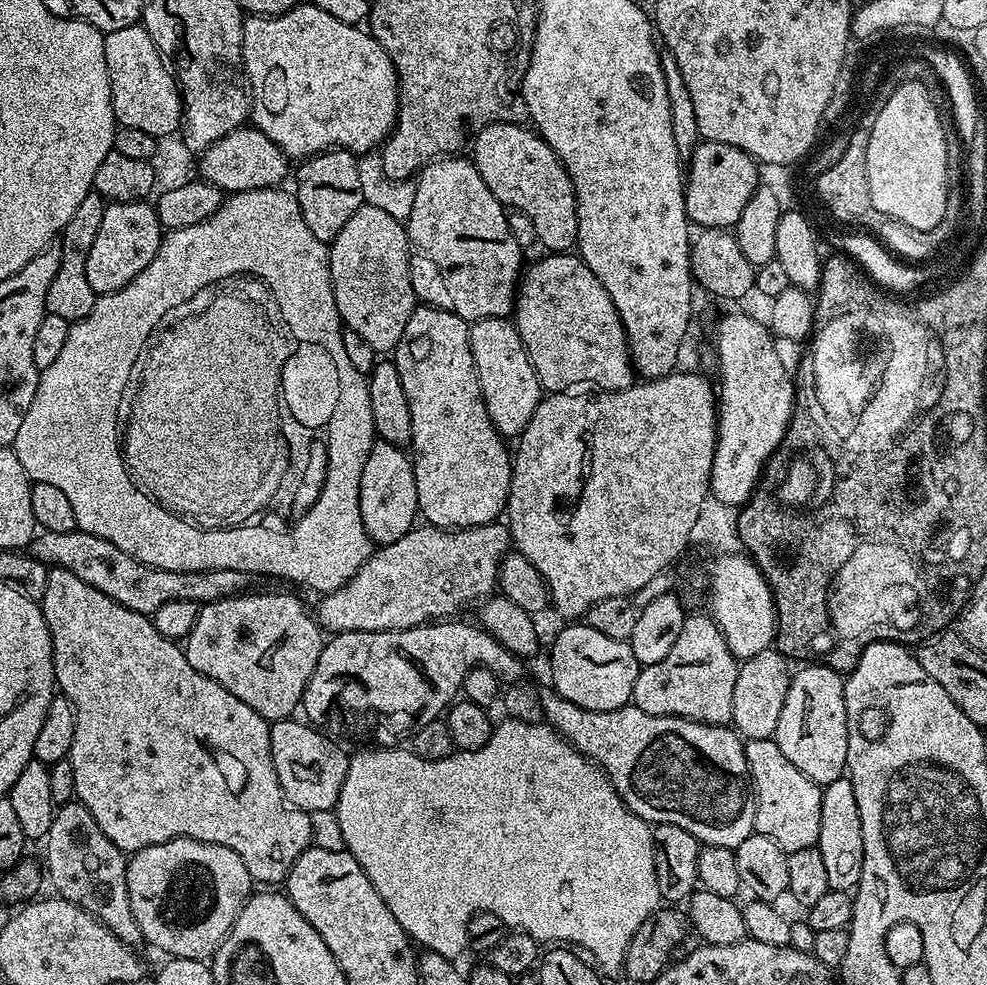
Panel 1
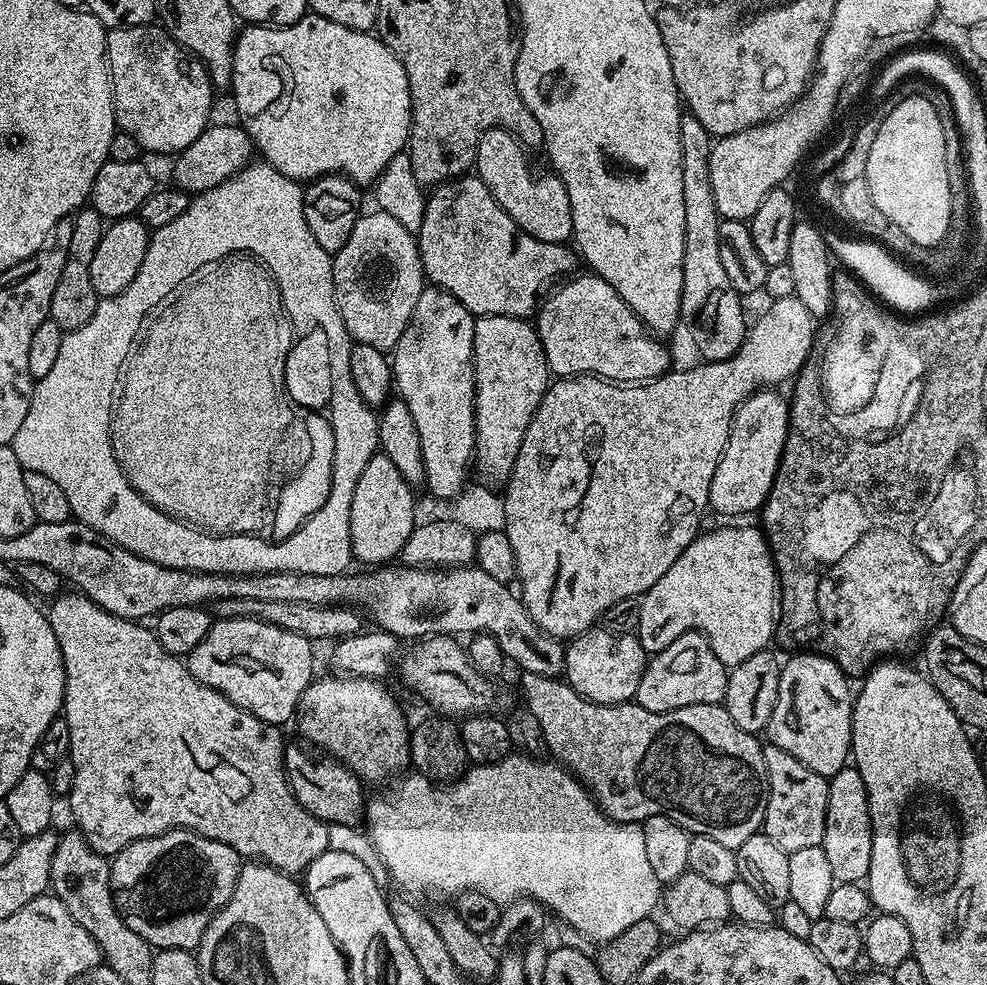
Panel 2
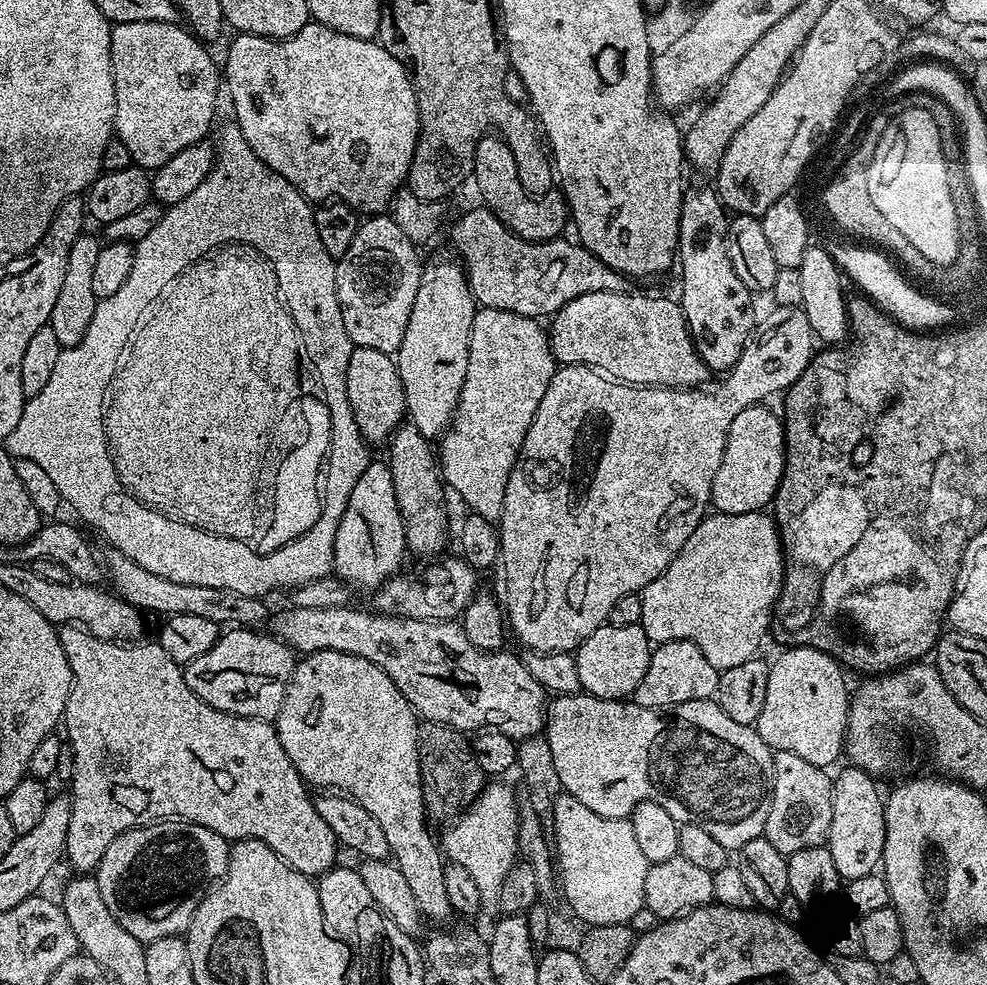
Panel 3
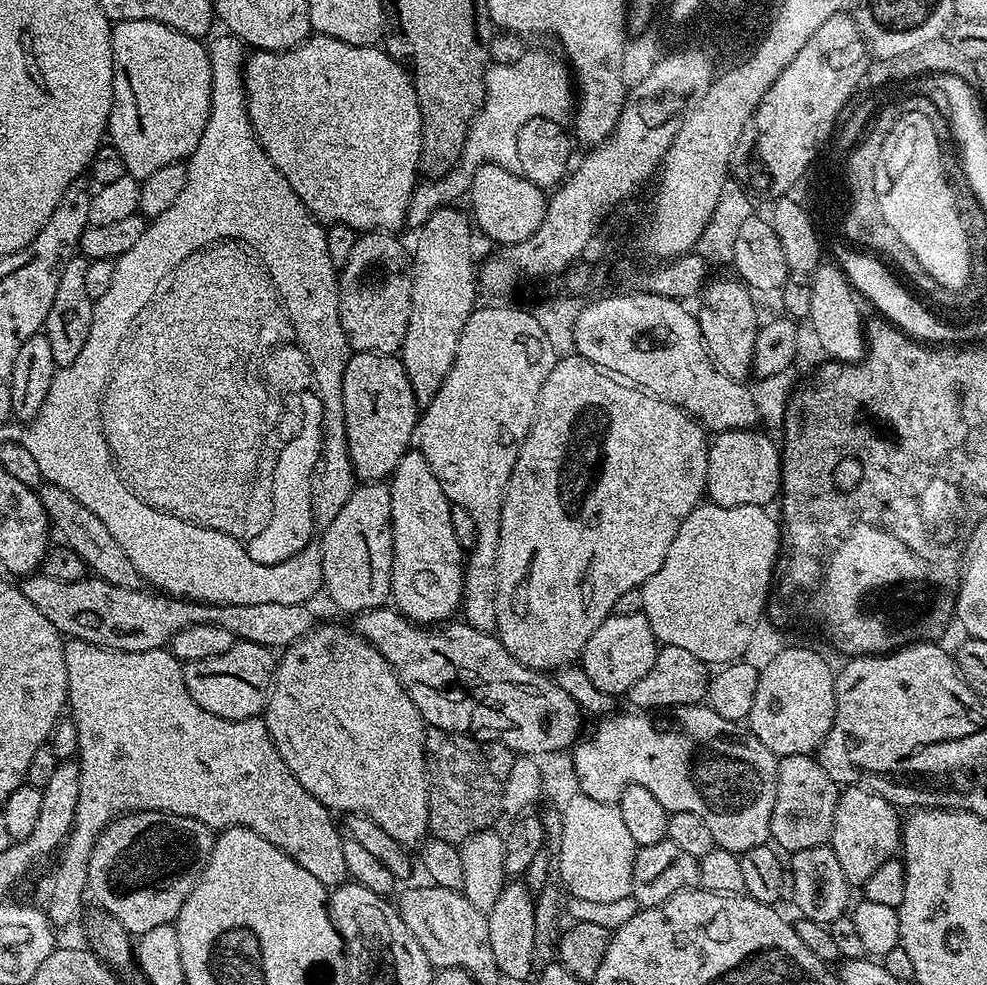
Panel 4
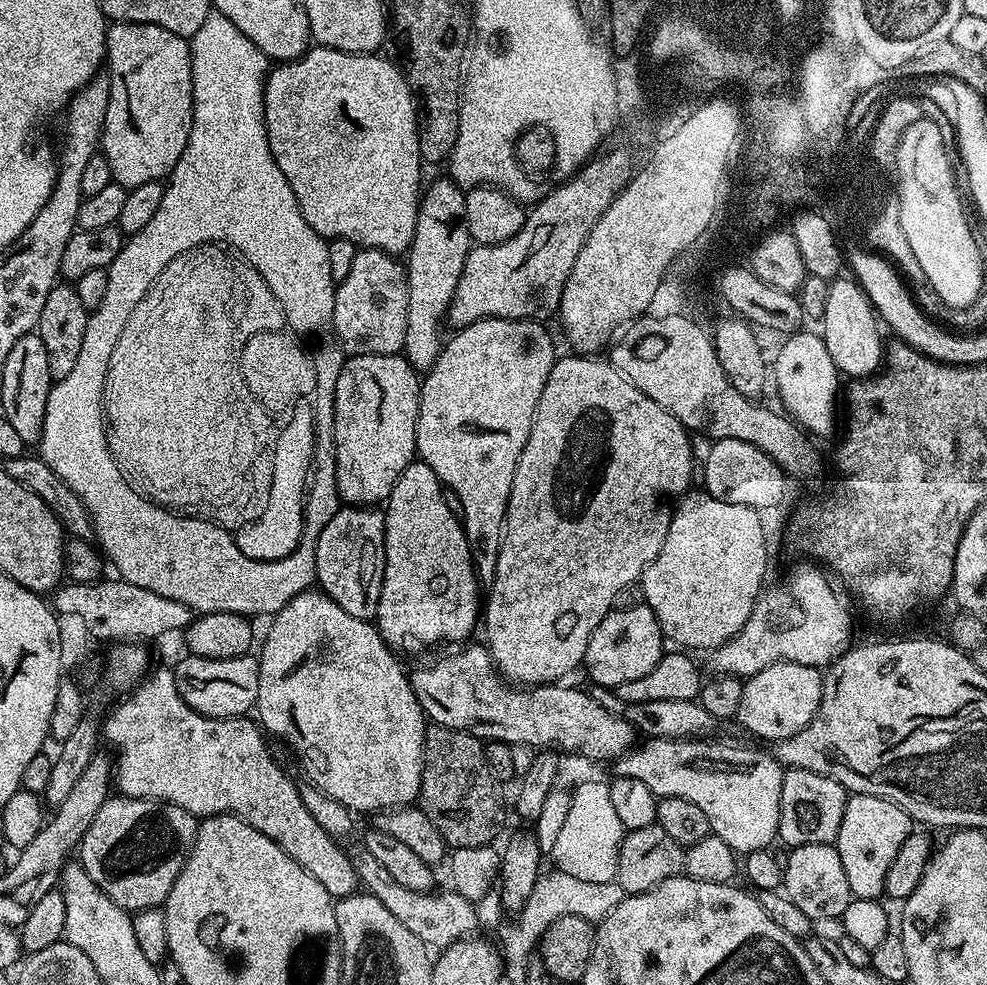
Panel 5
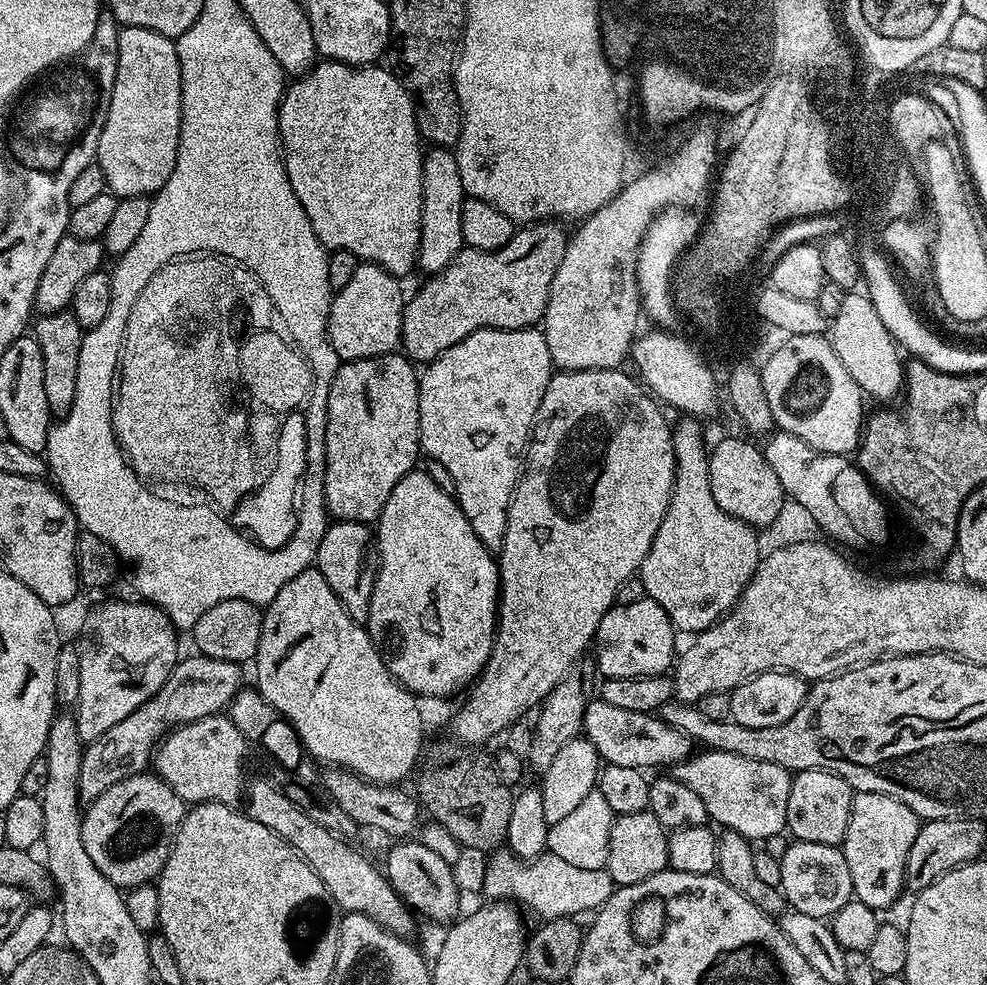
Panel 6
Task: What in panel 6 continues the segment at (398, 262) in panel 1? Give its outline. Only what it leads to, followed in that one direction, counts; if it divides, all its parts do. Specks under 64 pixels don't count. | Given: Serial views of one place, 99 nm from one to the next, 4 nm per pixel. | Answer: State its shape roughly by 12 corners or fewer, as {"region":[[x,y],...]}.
{"region":[[361,262],[334,293],[328,341],[341,361],[397,351],[401,281]]}

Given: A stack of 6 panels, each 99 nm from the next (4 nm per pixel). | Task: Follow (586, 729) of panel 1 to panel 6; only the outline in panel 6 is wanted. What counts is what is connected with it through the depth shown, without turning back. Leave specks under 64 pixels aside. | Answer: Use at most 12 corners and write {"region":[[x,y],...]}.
{"region":[[700,750],[675,765],[721,829],[787,829],[793,773]]}

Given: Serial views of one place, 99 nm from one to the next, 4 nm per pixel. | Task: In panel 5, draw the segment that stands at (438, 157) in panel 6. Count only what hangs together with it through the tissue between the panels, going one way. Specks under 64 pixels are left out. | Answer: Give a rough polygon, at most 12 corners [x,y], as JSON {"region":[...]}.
{"region":[[423,189],[403,355],[432,368],[474,247],[465,189]]}

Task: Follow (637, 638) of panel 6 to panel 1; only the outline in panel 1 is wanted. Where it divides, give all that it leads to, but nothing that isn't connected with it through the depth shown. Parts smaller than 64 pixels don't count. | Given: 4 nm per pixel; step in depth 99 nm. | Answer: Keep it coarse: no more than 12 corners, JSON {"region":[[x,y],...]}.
{"region":[[572,622],[552,644],[551,687],[586,710],[632,699],[627,640]]}

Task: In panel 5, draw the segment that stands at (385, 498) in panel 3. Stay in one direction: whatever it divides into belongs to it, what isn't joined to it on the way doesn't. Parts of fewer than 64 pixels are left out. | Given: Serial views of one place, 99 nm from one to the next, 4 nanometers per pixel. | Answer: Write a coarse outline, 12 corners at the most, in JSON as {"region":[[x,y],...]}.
{"region":[[344,506],[316,543],[319,587],[375,621],[384,512]]}

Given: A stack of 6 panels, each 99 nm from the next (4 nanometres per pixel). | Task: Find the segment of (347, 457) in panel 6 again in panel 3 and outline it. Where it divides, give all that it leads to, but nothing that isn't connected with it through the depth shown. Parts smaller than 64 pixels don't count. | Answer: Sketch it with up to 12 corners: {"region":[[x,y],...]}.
{"region":[[353,347],[346,370],[354,422],[369,445],[405,423],[395,359]]}

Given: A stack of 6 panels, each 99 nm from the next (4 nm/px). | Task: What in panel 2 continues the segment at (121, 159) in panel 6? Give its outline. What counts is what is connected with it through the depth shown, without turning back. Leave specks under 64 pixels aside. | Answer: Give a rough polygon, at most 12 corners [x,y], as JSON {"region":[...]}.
{"region":[[151,23],[108,32],[119,131],[186,150],[213,119],[203,62]]}

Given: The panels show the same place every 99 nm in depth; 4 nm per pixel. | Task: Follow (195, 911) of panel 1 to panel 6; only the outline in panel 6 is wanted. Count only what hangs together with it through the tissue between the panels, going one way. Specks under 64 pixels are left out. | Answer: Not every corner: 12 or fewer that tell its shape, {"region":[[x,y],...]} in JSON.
{"region":[[127,776],[87,805],[86,854],[116,888],[151,884],[184,800]]}

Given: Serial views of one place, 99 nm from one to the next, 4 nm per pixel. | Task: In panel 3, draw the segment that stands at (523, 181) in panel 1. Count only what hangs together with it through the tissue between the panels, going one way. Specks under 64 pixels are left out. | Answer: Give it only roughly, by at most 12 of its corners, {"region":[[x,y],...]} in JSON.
{"region":[[499,135],[482,137],[472,176],[483,207],[523,240],[555,240],[563,195],[529,196]]}

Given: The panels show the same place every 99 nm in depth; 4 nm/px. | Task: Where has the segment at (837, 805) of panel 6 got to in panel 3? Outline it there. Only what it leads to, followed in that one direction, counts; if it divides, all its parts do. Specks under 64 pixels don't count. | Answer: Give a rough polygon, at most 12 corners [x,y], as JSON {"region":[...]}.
{"region":[[772,757],[764,839],[782,855],[828,843],[833,777]]}

